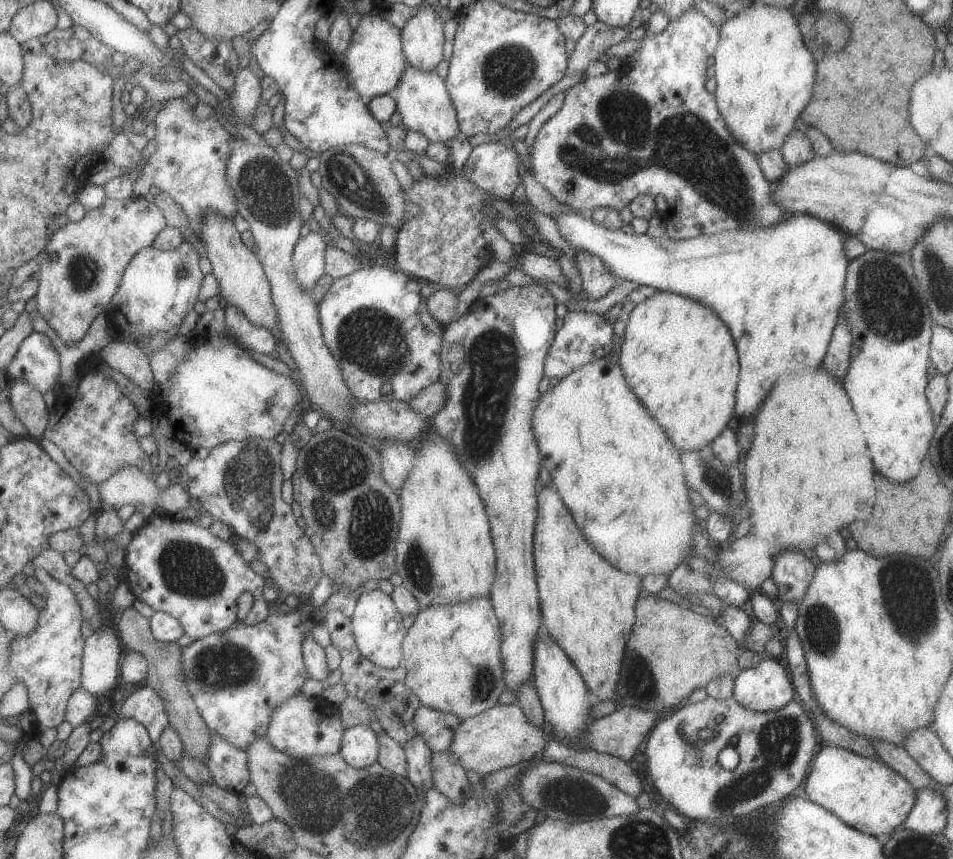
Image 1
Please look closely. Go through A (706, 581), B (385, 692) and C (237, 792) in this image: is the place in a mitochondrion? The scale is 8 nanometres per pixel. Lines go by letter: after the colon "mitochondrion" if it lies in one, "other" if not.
A: other
B: other
C: other

